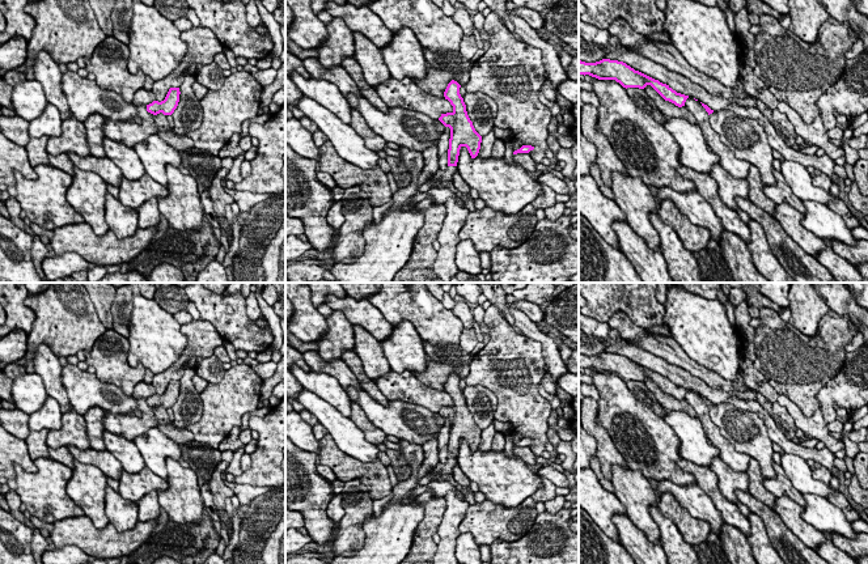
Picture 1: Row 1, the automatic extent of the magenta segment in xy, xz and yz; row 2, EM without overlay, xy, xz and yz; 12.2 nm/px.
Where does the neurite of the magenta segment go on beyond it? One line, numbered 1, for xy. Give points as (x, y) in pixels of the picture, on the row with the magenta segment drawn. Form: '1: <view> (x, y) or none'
1: none

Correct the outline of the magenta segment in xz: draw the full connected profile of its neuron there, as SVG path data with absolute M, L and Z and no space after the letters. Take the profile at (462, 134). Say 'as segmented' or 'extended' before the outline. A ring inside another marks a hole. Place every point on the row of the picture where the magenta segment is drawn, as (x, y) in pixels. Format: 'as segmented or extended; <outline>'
extended; M452 80L444 97L453 106L452 113L441 114L439 120L450 128L449 149L448 149L448 169L437 170L435 174L433 188L448 188L456 195L456 187L453 185L453 175L457 173L454 169L458 162L460 149L466 147L471 158L475 158L480 149L482 136L475 131L473 122L470 120L463 98L460 94L461 85Z

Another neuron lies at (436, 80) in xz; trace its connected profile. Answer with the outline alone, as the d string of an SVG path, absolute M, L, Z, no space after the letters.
M428 64L427 76L423 80L414 81L424 92L439 98L445 98L444 92L452 80L457 81L461 86L465 86L469 79L470 79L469 69L462 69L461 72L449 72L433 68Z

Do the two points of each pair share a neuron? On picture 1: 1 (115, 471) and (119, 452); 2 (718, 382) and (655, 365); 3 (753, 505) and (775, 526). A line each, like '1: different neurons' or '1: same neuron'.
1: different neurons
2: different neurons
3: same neuron

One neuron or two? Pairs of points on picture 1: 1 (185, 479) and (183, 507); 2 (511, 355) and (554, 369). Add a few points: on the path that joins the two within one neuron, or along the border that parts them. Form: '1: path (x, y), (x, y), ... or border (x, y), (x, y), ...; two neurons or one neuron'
1: path (183, 486), (183, 500); one neuron
2: border (528, 336), (541, 344), (541, 355), (546, 363); two neurons

